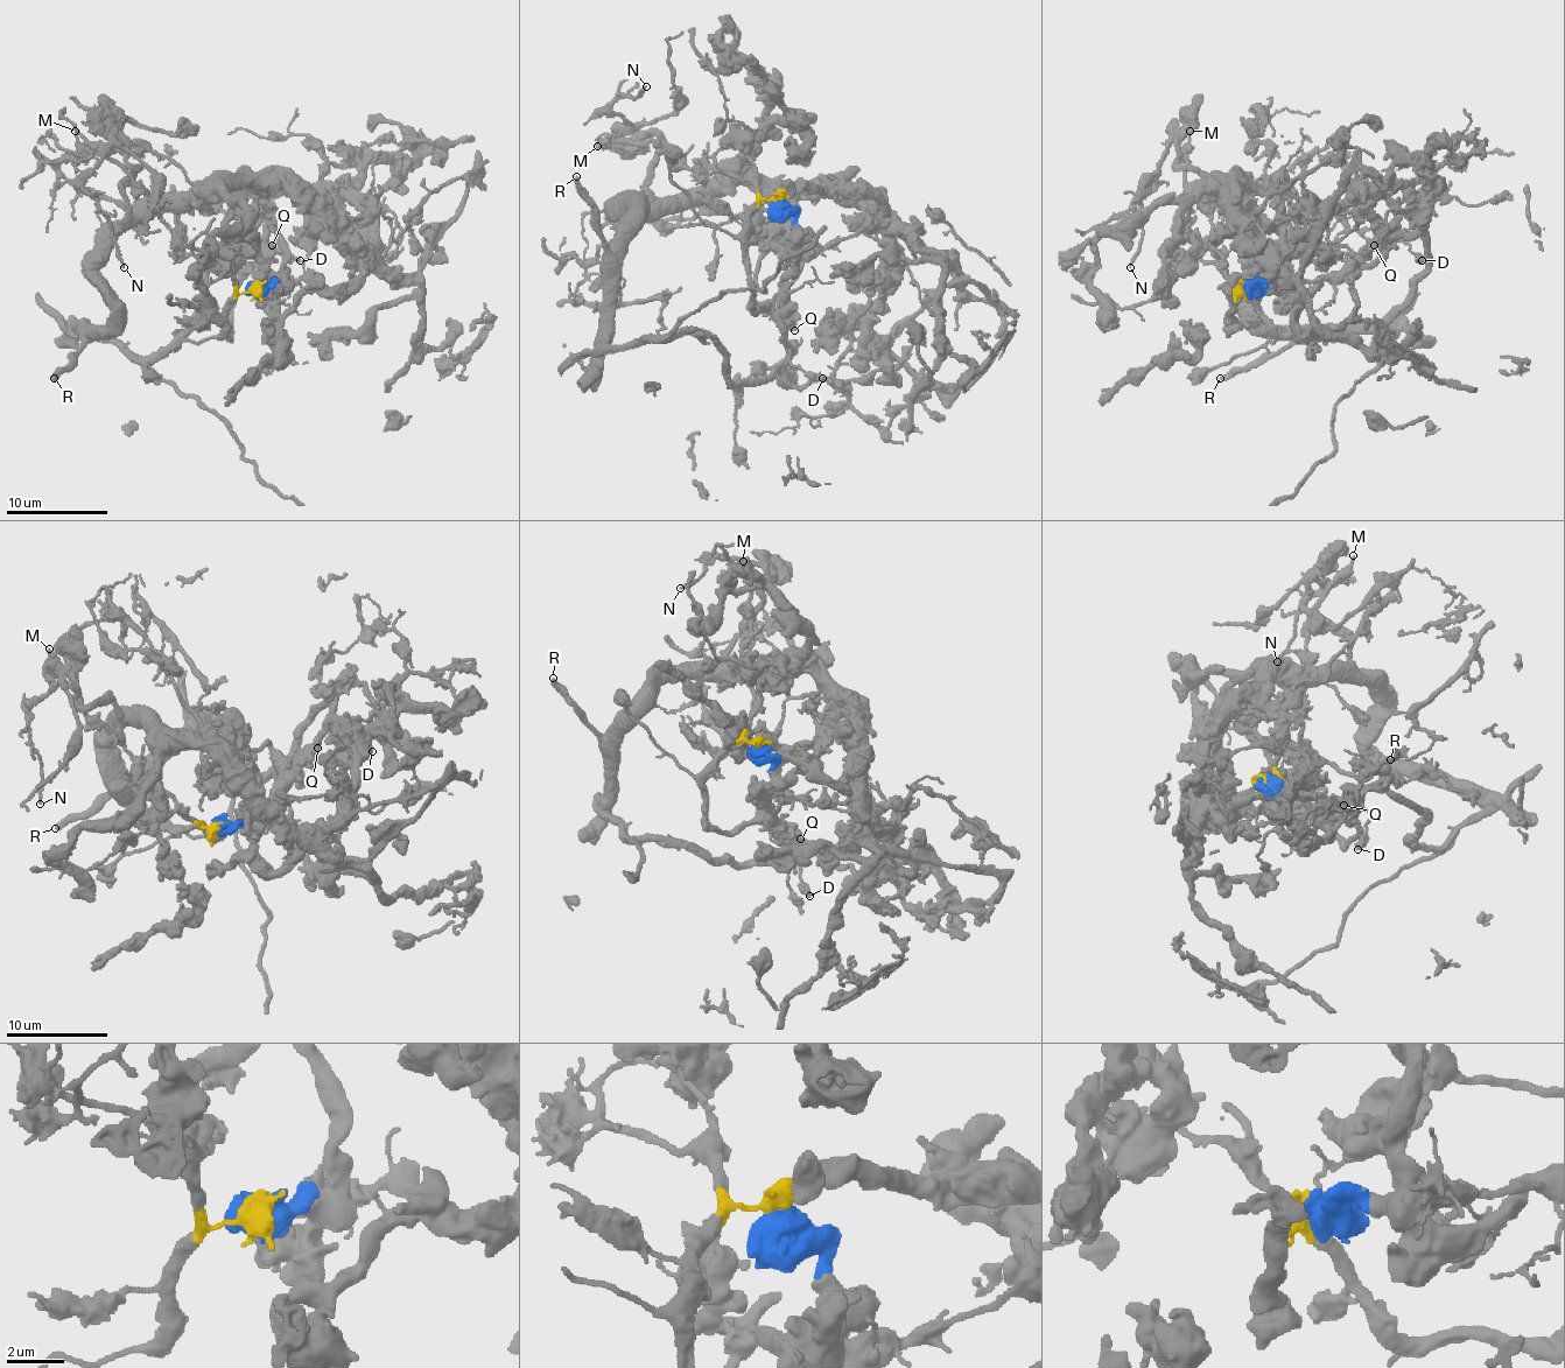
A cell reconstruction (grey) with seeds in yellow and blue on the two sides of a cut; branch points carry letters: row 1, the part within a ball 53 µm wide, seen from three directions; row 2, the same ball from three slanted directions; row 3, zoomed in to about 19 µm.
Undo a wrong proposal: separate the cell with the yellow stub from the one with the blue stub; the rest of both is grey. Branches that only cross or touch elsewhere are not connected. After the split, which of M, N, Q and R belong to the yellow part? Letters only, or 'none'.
M

